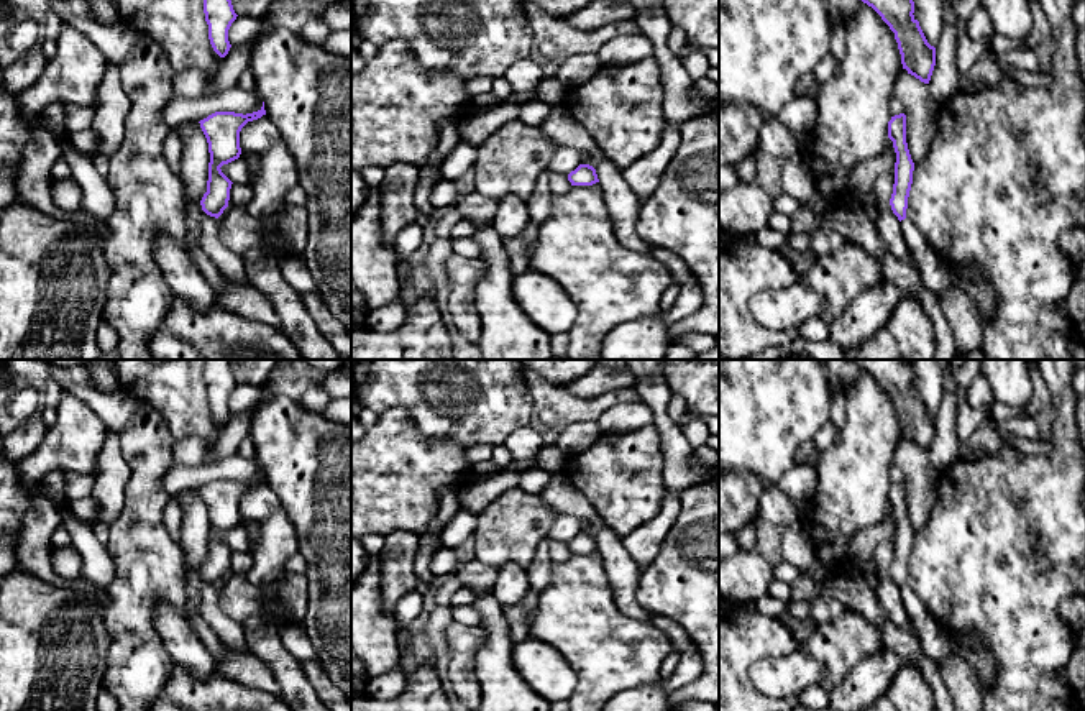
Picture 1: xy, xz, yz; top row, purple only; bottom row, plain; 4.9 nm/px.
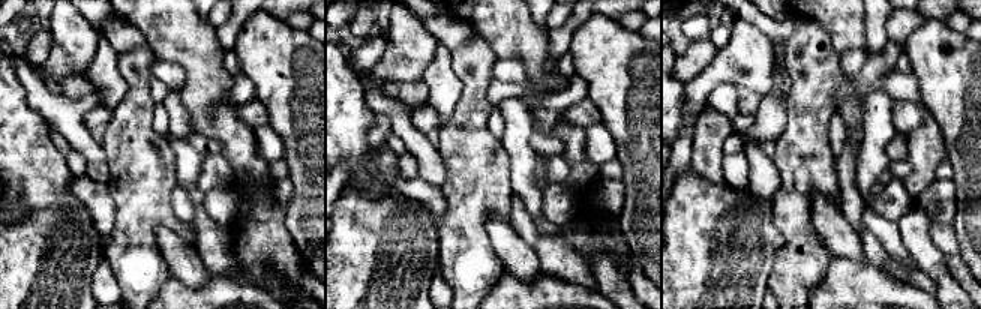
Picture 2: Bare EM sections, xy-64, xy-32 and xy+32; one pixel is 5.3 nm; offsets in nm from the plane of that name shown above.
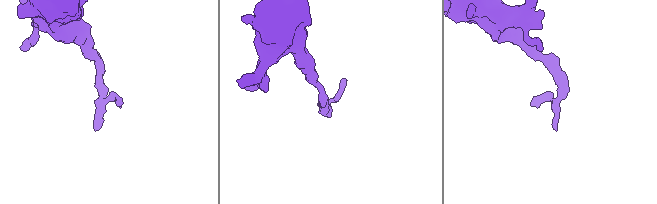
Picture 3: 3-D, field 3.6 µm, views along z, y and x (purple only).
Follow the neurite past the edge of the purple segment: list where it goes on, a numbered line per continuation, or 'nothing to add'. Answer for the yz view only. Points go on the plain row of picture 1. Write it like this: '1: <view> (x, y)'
1: yz (936, 644)

